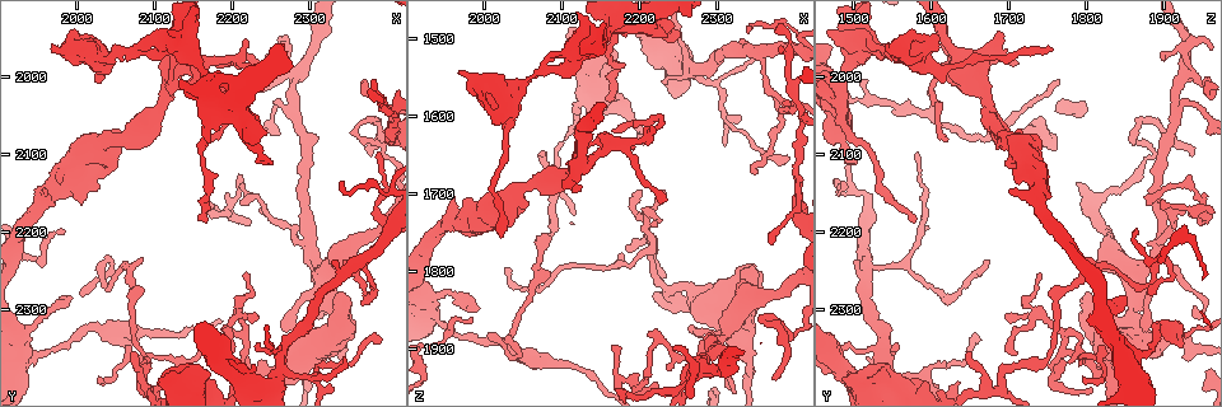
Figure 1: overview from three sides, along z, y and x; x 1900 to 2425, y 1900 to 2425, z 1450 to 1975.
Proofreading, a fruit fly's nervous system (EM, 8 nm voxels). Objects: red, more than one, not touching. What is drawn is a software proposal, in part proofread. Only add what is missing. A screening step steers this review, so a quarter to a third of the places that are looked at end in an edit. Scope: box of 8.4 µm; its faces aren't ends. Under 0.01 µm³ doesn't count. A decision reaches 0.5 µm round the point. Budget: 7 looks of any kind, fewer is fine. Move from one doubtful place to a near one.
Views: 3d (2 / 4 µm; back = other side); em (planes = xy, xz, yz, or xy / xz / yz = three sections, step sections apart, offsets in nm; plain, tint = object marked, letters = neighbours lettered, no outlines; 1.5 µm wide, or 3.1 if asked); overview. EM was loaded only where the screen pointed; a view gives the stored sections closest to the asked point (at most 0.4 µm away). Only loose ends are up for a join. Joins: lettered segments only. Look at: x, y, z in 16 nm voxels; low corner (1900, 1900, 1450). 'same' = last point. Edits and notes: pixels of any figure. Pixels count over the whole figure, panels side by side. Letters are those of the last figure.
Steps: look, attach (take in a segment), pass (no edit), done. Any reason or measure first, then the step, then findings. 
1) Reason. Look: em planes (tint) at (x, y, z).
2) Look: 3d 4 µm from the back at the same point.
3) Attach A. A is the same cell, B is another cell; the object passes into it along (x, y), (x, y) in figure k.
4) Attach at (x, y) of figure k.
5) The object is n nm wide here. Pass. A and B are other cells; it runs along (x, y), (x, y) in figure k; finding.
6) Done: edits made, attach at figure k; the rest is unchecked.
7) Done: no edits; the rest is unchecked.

Thin end. Look: em planes (plain) at (1990, 2200, 1865).

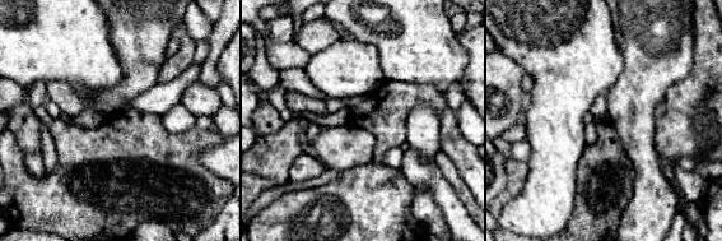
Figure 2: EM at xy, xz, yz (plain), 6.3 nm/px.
With the object marked. Look: em planes (tint) at the same point.

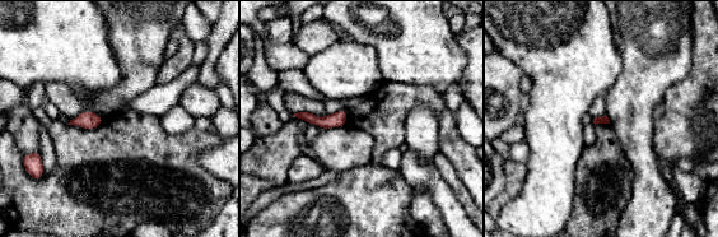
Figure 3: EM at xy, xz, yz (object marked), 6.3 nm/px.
What lies round it. Look: em planes (letters) at the same point.

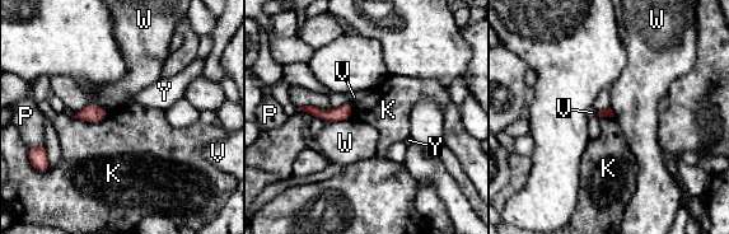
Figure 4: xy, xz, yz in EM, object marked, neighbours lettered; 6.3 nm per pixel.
The longest contact is with K, 240 nm. Pass. K, P, V, W and Y are other cells; none of them fits.

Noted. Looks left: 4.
Branch stops here. Look: em planes (tint) at (2165, 2160, 1890).

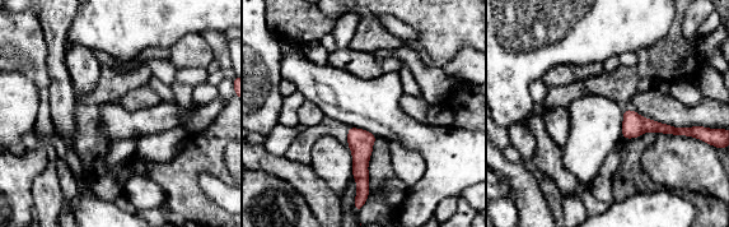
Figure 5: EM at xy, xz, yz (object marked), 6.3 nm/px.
What lies round it. Look: em planes (letters) at the same point.

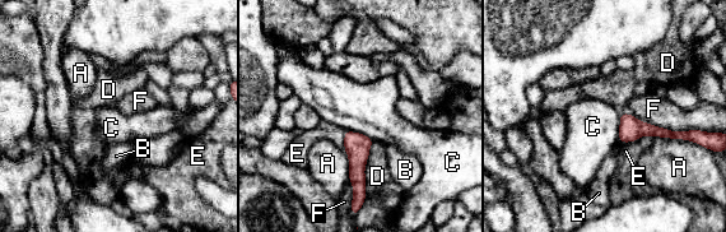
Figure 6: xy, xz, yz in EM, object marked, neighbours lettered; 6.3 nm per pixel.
Pass. A, B, C, D, E and F are other cells; a border runs along (620, 111), (618, 140) in figure 6; none of them fits.

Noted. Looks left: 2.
An open end. Look: 3d 2 µm at (1960, 2145, 1705).

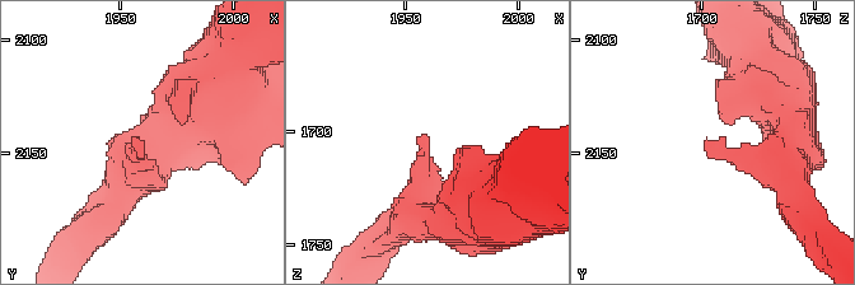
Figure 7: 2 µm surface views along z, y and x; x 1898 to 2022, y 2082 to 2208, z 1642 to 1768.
Look: em planes (letters) at (1958, 2144, 1700).

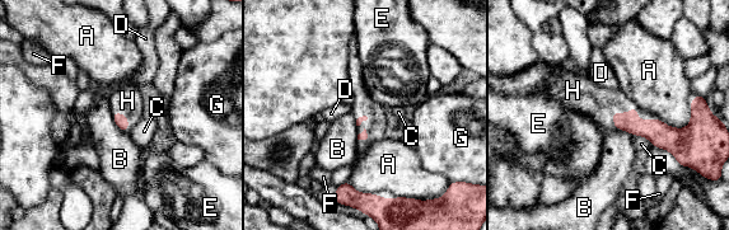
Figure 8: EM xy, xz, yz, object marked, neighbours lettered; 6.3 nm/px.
Attach H. H is the same cell, A, B, C, D, E, F and G are other cells; it goes on there.

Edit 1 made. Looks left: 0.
Done: edits made, attach at figure 8; the rest is unchecked.

